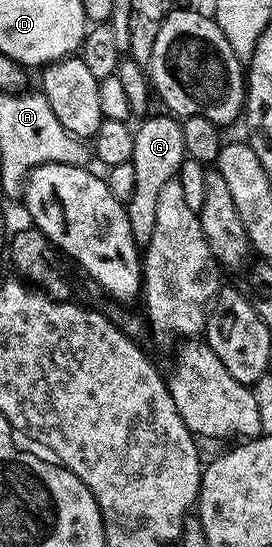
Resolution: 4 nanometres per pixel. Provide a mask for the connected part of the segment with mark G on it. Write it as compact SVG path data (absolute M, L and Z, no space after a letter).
M172 115L153 116L146 116L138 124L142 125L133 129L135 151L132 163L135 169L135 187L125 205L125 210L131 223L131 235L139 247L151 243L151 231L155 231L155 206L159 203L159 191L163 183L174 180L180 174L181 165L186 159L181 121Z

